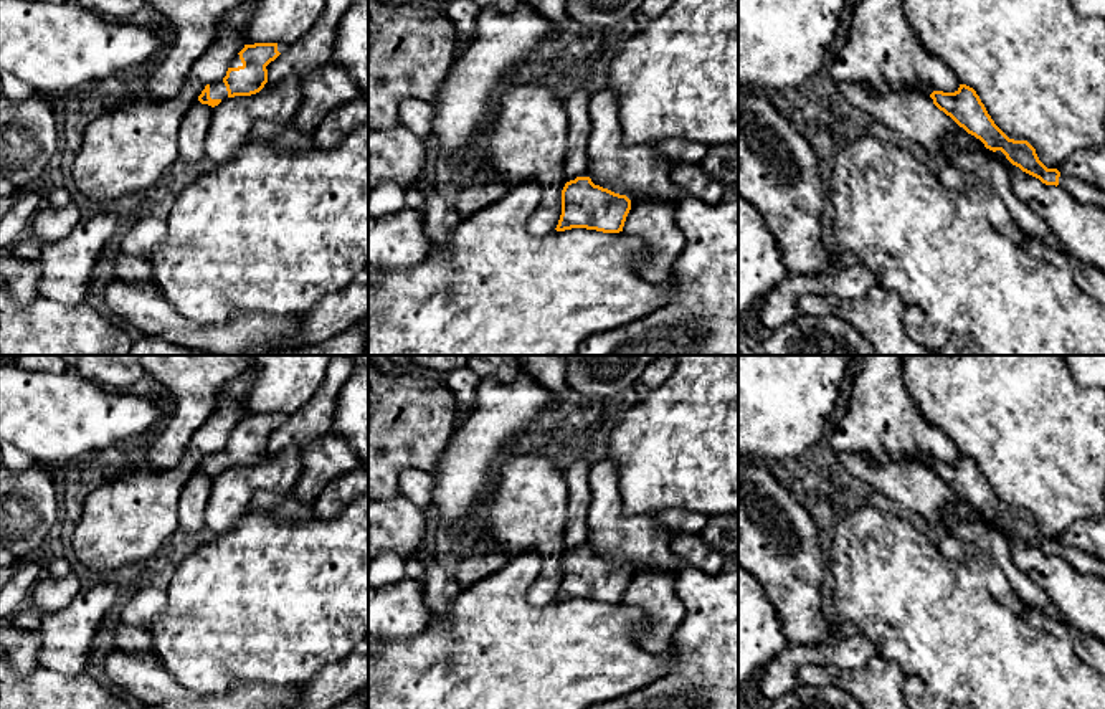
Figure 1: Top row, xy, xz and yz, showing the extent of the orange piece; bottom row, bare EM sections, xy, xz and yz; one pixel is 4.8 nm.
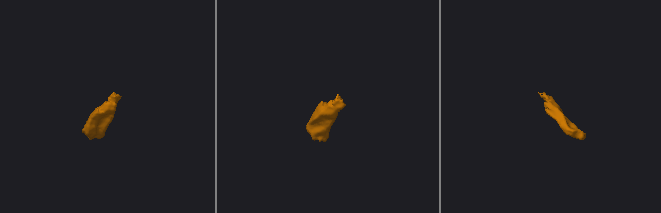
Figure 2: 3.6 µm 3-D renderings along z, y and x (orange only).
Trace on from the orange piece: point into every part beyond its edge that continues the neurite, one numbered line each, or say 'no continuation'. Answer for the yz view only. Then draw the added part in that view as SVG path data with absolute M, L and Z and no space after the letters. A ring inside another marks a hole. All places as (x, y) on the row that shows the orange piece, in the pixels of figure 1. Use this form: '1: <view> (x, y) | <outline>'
1: yz (1084, 192) | M1060 174L1059 187L1074 195L1080 203L1105 208L1105 192L1088 182Z

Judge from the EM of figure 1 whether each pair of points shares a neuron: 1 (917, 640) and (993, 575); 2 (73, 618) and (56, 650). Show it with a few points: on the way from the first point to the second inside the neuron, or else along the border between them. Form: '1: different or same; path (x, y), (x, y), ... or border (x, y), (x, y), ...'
1: different; border (953, 559), (976, 571), (986, 590), (1011, 610)
2: same; path (73, 627), (65, 642)

